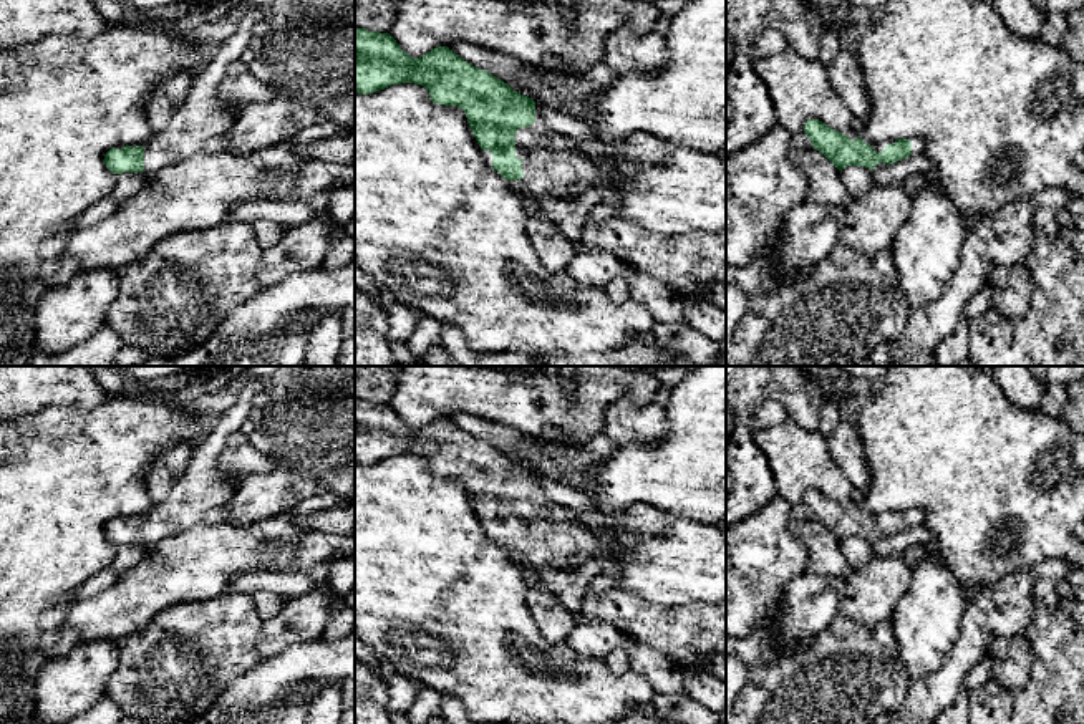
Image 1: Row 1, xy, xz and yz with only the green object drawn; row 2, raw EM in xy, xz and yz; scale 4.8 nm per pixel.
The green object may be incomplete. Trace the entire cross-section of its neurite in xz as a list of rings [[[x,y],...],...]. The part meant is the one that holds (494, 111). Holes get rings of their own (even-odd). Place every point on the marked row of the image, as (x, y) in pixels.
[[[355,28],[355,91],[370,94],[401,83],[424,86],[436,104],[461,108],[487,166],[497,171],[512,191],[524,189],[540,210],[552,200],[575,199],[592,189],[607,189],[618,182],[613,169],[573,151],[565,136],[544,124],[540,101],[514,91],[507,83],[464,61],[448,46],[436,46],[419,58],[411,58],[390,33]]]

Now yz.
[[[807,119],[804,133],[814,149],[822,152],[839,171],[847,166],[862,166],[877,172],[893,162],[922,154],[925,147],[923,139],[917,136],[872,142],[859,138],[855,126],[839,133],[819,119]]]

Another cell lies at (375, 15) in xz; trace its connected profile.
[[[355,0],[355,28],[390,33],[399,0]]]

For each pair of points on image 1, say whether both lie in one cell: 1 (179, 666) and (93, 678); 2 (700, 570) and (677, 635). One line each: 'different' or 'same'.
1: different
2: different

